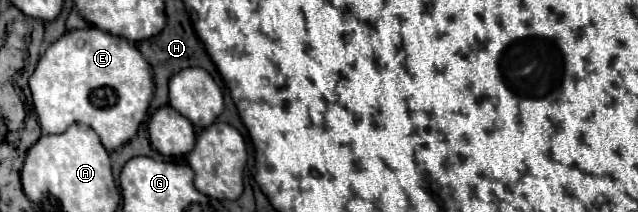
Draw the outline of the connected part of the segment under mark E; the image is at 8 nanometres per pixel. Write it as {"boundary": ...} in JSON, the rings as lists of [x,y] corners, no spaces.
{"boundary":[[[98,27],[68,31],[58,41],[54,41],[40,57],[32,77],[28,79],[28,85],[38,123],[46,133],[64,133],[72,123],[84,123],[98,133],[106,151],[116,151],[118,147],[126,145],[130,139],[136,137],[138,127],[144,121],[150,101],[154,97],[154,79],[150,63],[140,55],[136,45],[128,43],[122,37],[114,37]]]}

